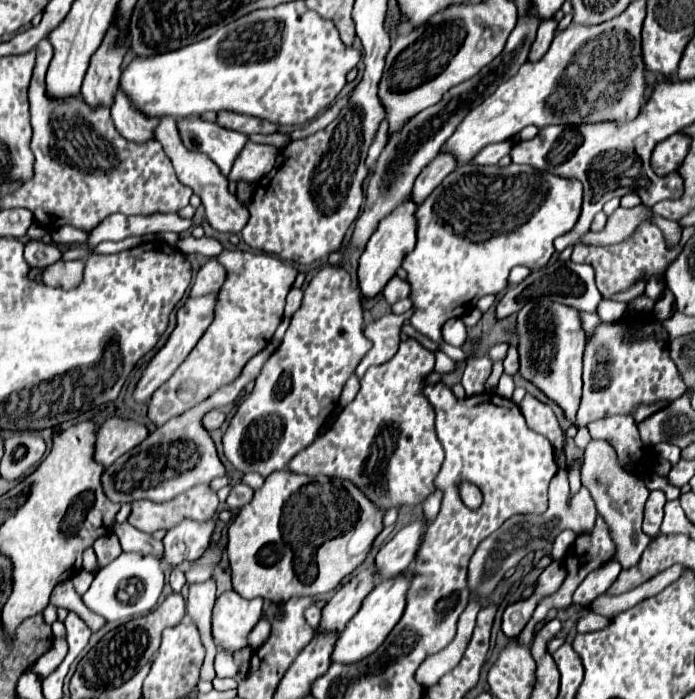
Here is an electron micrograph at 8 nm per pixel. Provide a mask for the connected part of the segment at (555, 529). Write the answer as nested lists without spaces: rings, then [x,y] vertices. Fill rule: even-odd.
[[[560,470],[550,482],[550,506],[542,516],[512,516],[476,548],[468,564],[468,588],[472,598],[478,596],[480,600],[486,600],[510,568],[514,568],[528,552],[550,548],[562,530],[570,528],[576,534],[589,534],[597,517],[598,511],[589,490],[582,486],[578,492],[572,492],[566,472]]]

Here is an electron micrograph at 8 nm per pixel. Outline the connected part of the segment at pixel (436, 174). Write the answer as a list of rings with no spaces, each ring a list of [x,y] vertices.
[[[438,154],[416,178],[410,200],[418,206],[426,200],[426,196],[456,168],[456,162],[450,154]]]

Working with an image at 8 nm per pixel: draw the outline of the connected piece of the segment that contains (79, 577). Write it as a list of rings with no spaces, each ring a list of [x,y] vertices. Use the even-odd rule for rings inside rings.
[[[85,570],[79,571],[77,574],[72,576],[72,582],[76,592],[82,596],[91,585],[94,579],[94,575]]]

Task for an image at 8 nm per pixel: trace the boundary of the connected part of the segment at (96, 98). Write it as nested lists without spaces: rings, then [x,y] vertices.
[[[112,26],[90,60],[90,68],[82,84],[82,98],[92,108],[110,106],[110,102],[114,102],[114,90],[118,90],[120,80],[122,56],[130,48],[130,36],[126,36],[124,46],[116,46],[116,38],[118,32]]]

